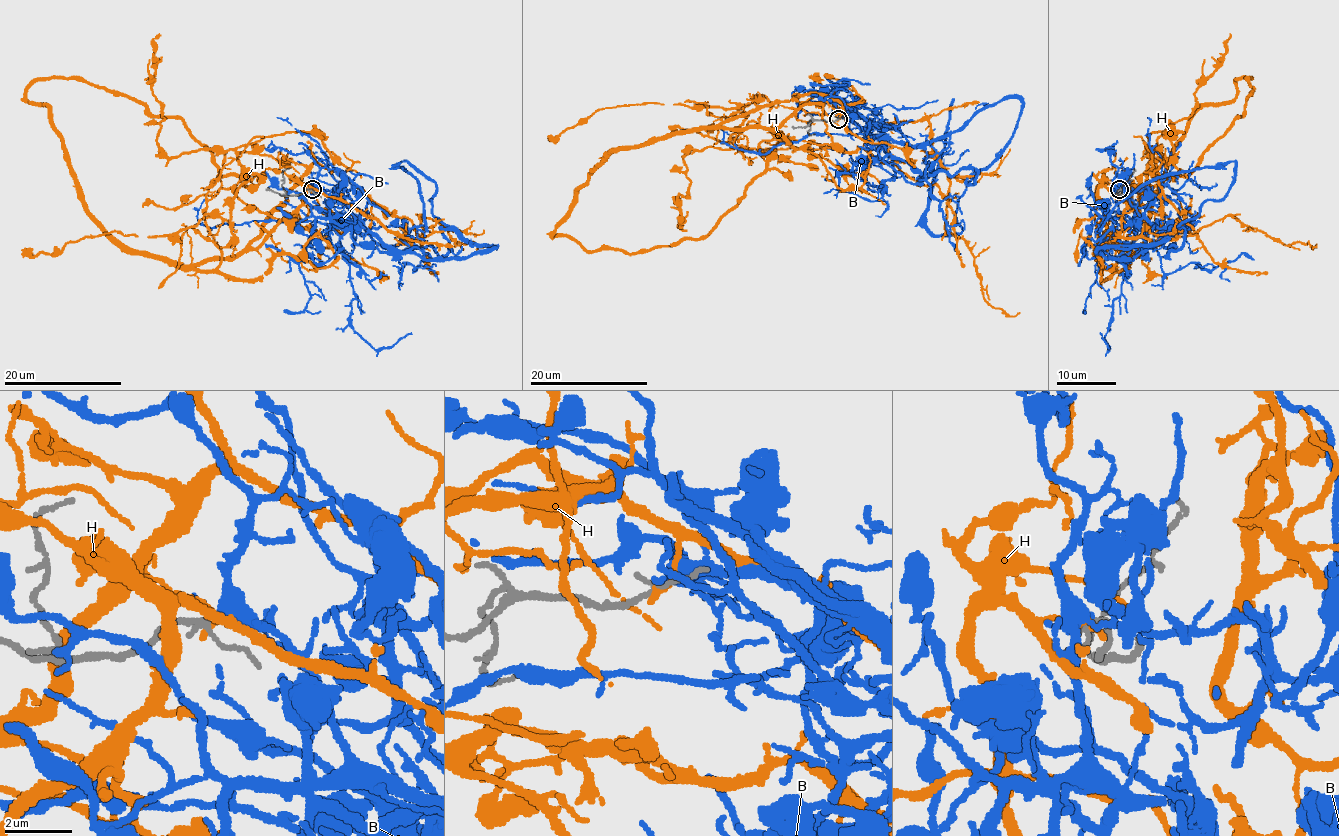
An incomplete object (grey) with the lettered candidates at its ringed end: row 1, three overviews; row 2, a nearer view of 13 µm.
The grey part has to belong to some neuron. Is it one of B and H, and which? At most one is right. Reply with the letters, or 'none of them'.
B

